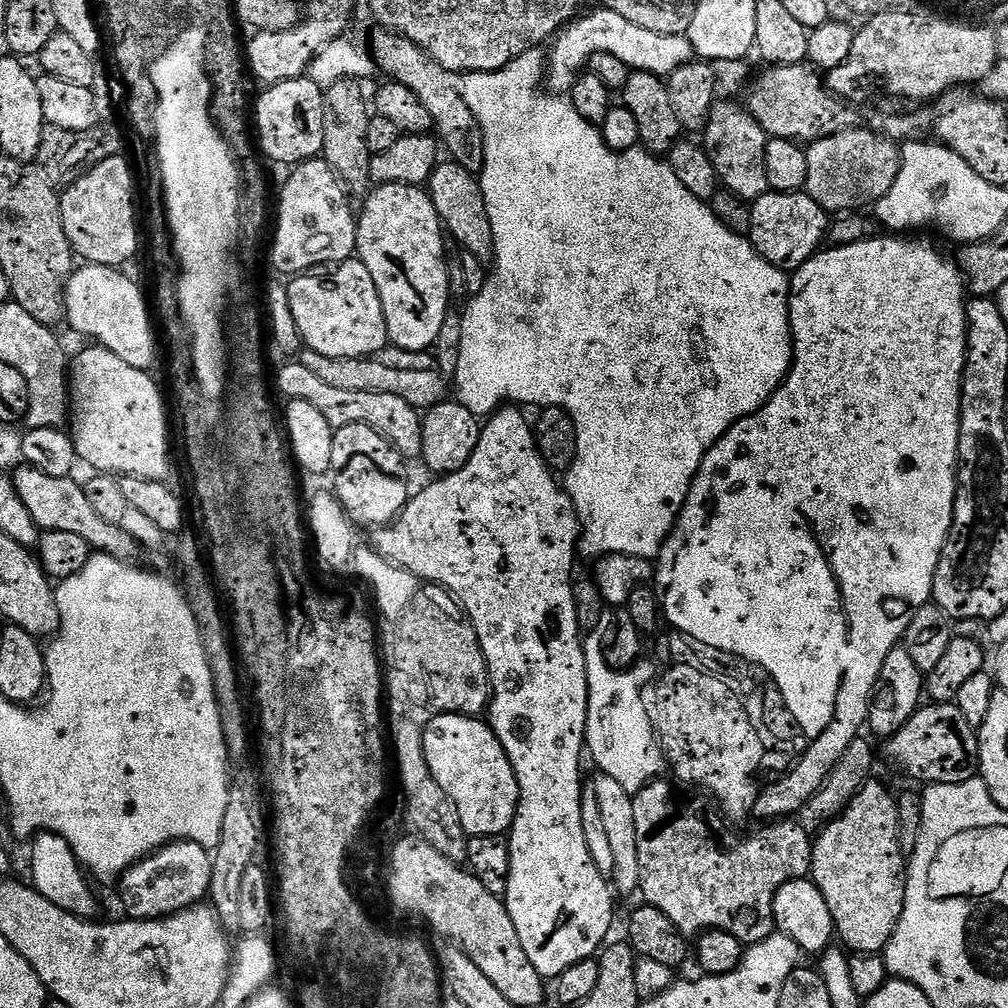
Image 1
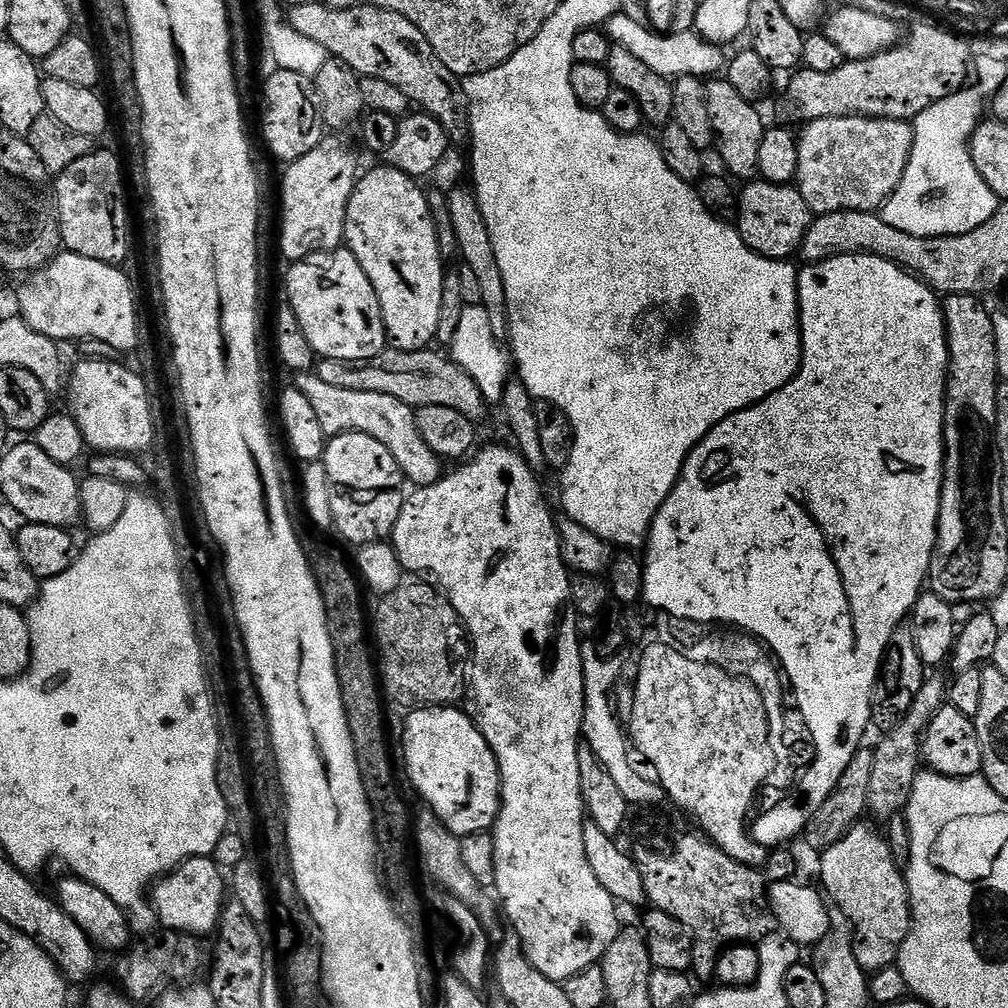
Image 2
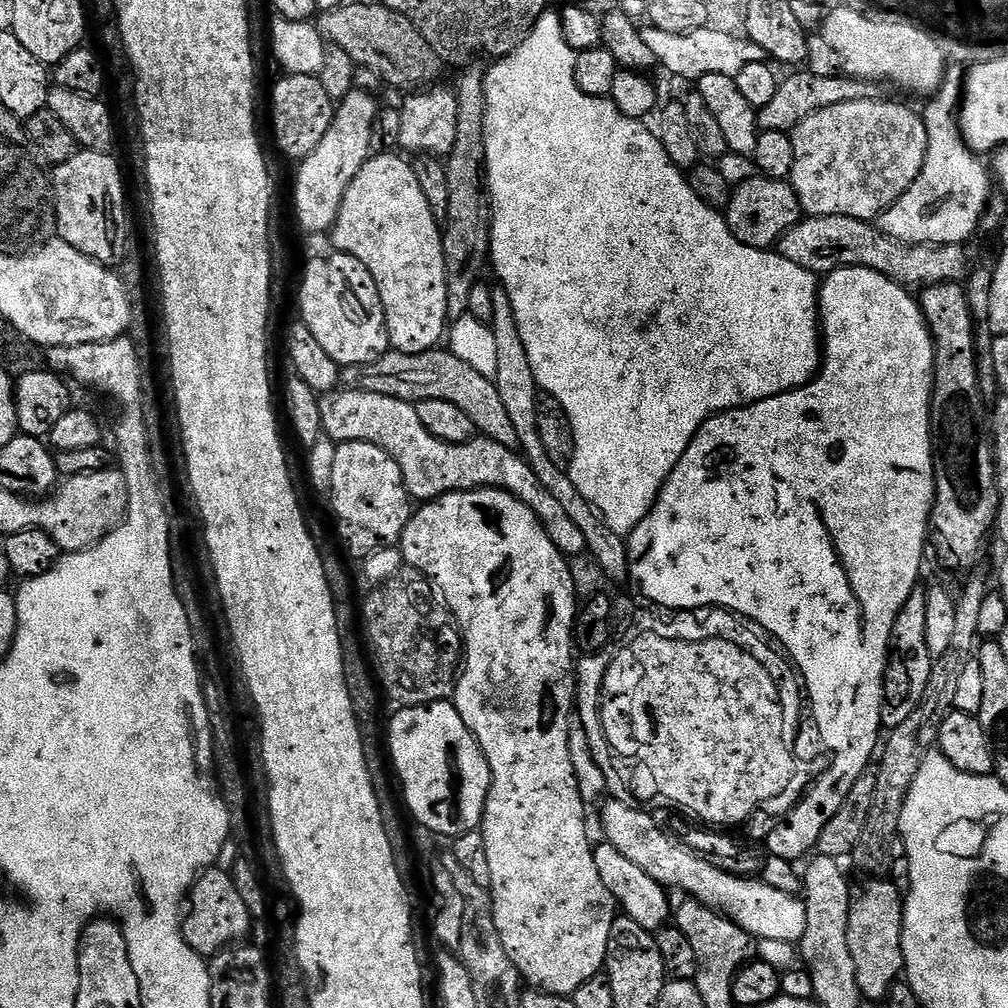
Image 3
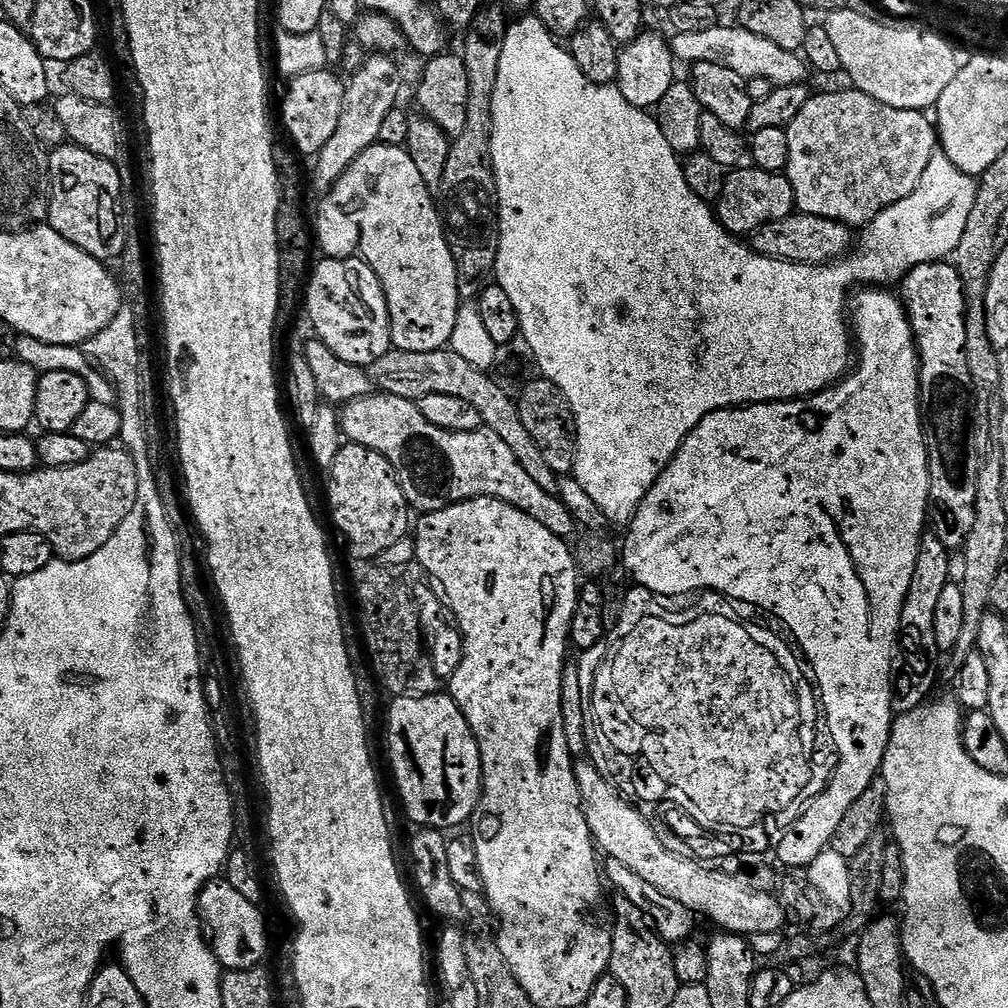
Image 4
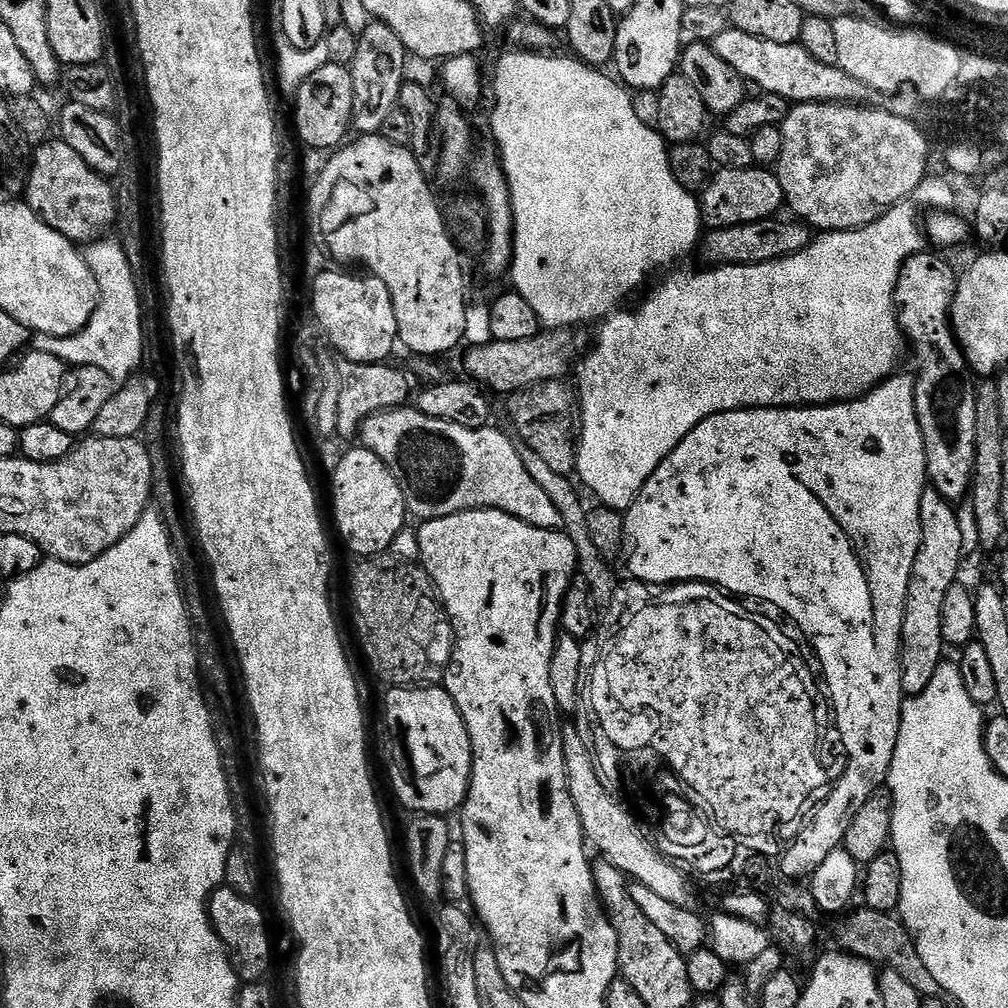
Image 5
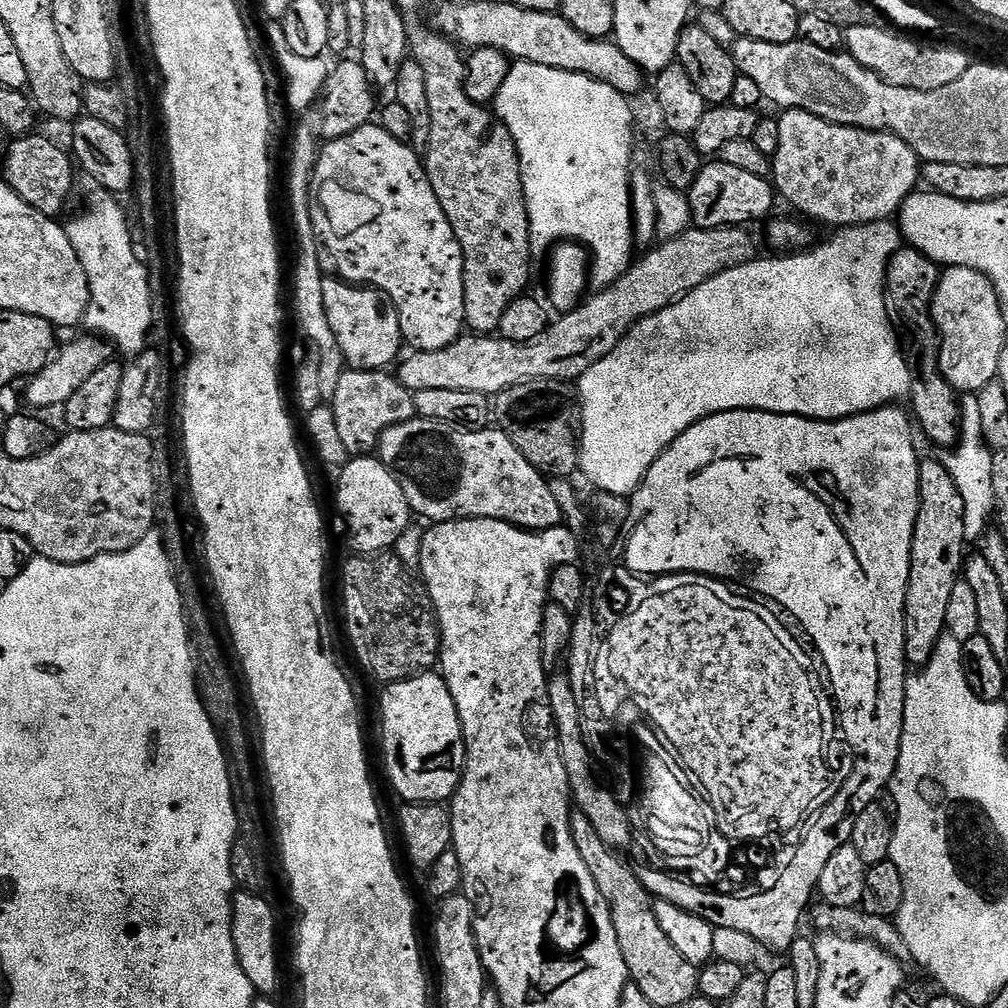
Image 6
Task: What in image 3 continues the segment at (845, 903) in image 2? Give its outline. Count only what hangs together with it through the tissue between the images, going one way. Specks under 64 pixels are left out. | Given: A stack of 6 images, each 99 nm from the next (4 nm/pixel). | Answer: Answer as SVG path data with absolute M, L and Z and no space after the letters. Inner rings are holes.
M872 878L867 882L869 884L861 892L855 893L848 919L846 942L850 946L850 958L854 958L854 974L858 974L861 997L865 1001L883 1001L904 972L902 930L905 897L891 879Z

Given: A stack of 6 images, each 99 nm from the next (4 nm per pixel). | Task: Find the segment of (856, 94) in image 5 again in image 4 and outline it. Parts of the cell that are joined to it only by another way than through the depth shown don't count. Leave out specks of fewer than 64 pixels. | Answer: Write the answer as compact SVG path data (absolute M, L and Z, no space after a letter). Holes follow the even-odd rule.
M715 26L694 34L678 33L671 37L670 47L673 57L681 65L714 63L738 74L745 81L769 80L769 85L777 88L803 84L806 80L804 75L810 72L803 55L782 50L782 46L774 46L774 42L766 42L766 38L758 38L758 34L750 34L750 30L739 26L730 29Z

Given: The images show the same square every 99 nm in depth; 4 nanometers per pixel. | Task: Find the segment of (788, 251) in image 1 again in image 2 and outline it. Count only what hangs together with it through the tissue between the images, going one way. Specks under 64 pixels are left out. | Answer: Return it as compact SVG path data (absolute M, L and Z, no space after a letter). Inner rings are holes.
M759 178L745 183L739 193L740 207L736 210L735 227L742 242L759 256L771 260L788 260L795 257L804 243L814 213L806 206L799 188L787 184L771 184Z

